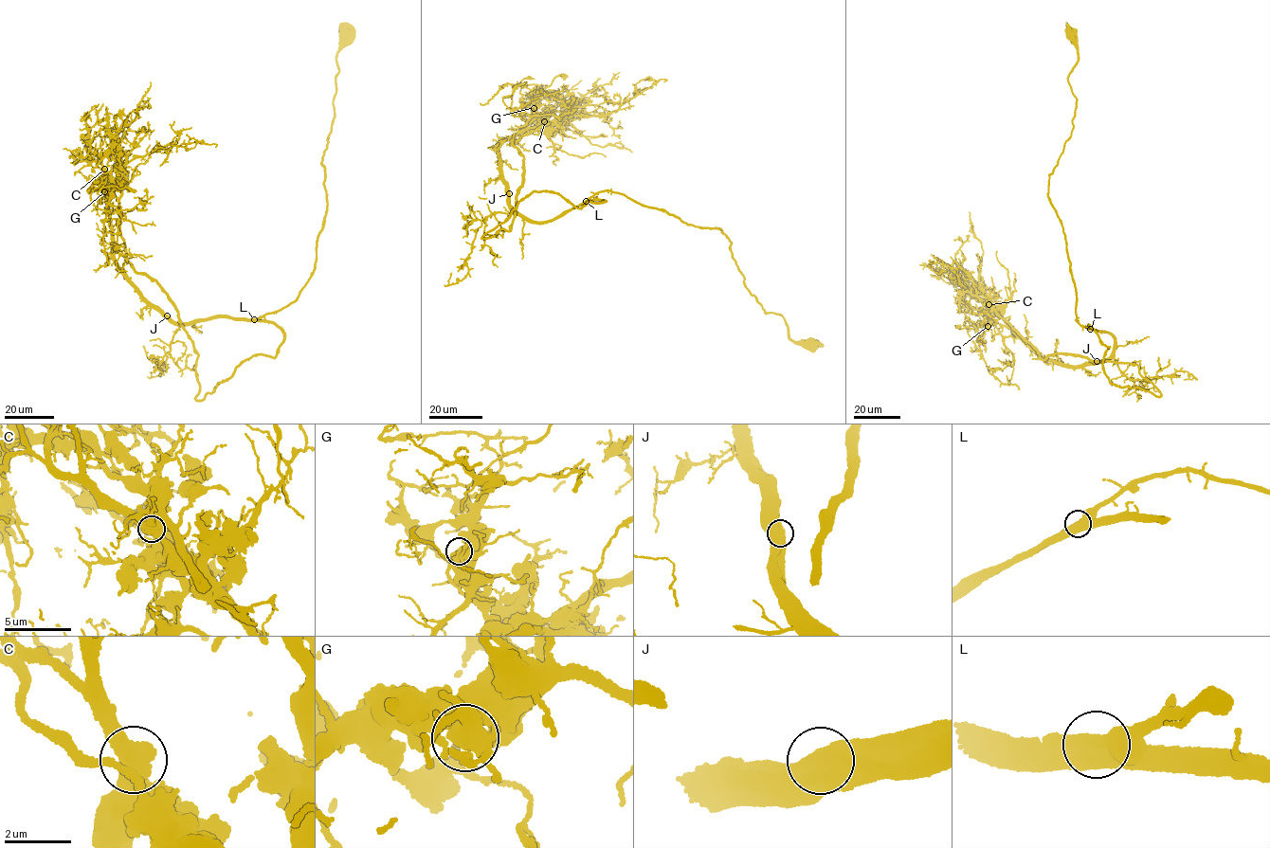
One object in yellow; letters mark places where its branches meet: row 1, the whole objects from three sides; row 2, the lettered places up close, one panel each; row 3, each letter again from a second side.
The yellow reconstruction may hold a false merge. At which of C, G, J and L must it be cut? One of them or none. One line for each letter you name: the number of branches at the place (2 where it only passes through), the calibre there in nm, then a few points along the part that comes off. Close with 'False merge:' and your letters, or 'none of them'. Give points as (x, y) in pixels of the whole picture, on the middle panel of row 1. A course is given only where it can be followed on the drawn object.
False merge: none of them

